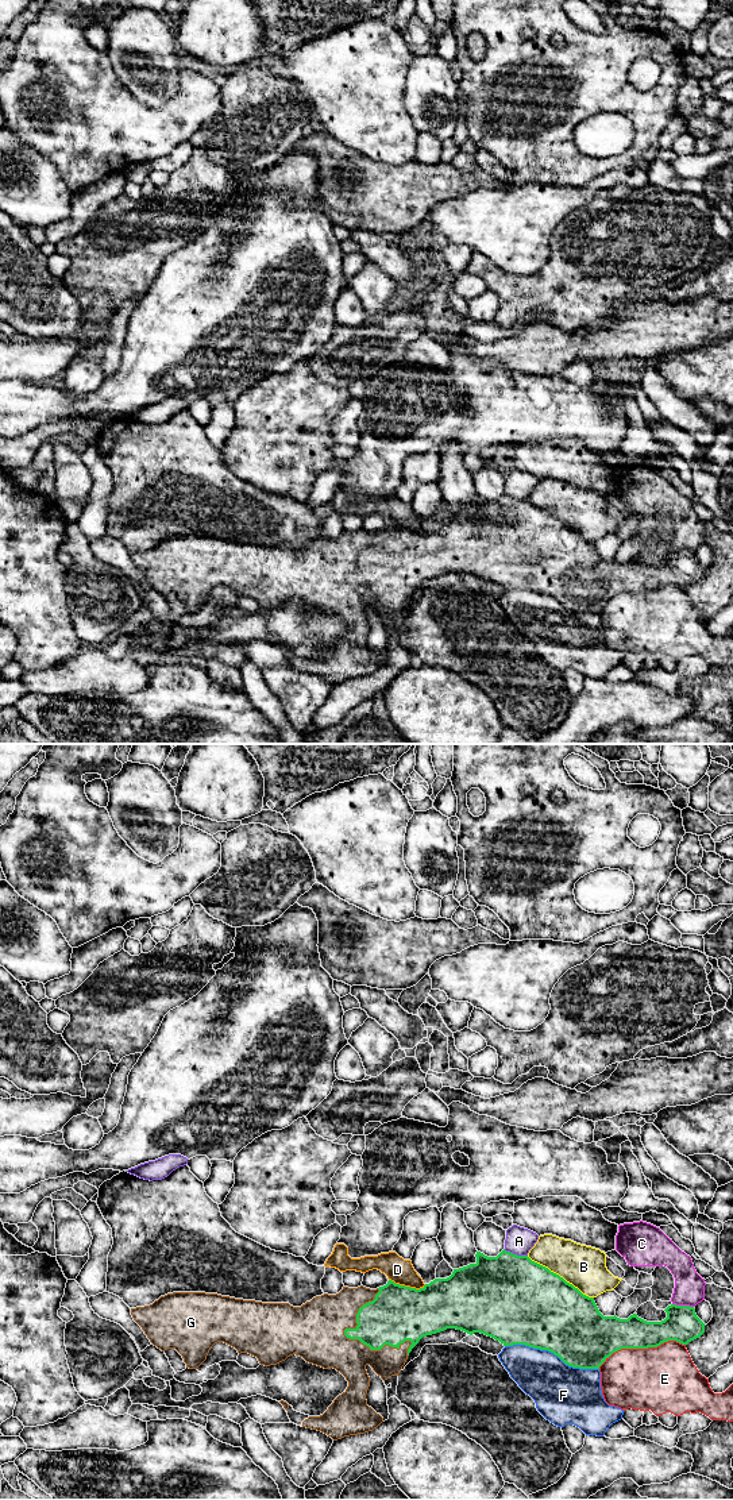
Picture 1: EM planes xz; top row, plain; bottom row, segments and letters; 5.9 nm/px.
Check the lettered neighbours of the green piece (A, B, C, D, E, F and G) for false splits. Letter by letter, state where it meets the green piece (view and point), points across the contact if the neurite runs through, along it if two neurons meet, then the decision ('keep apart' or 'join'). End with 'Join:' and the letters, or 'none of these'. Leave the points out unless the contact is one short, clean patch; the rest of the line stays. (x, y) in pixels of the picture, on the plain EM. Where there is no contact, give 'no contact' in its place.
A: meets green in xz at (516, 498); keep apart
B: meets green in xz at (559, 520); keep apart
C: meets green in xz at (683, 550); border along xz (672, 547), (693, 551); keep apart
D: meets green in xz at (408, 531); keep apart
E: meets green in xz at (641, 592); keep apart
F: meets green in xz at (552, 596); keep apart
G: meets green in xz at (355, 582); join
Join: G

